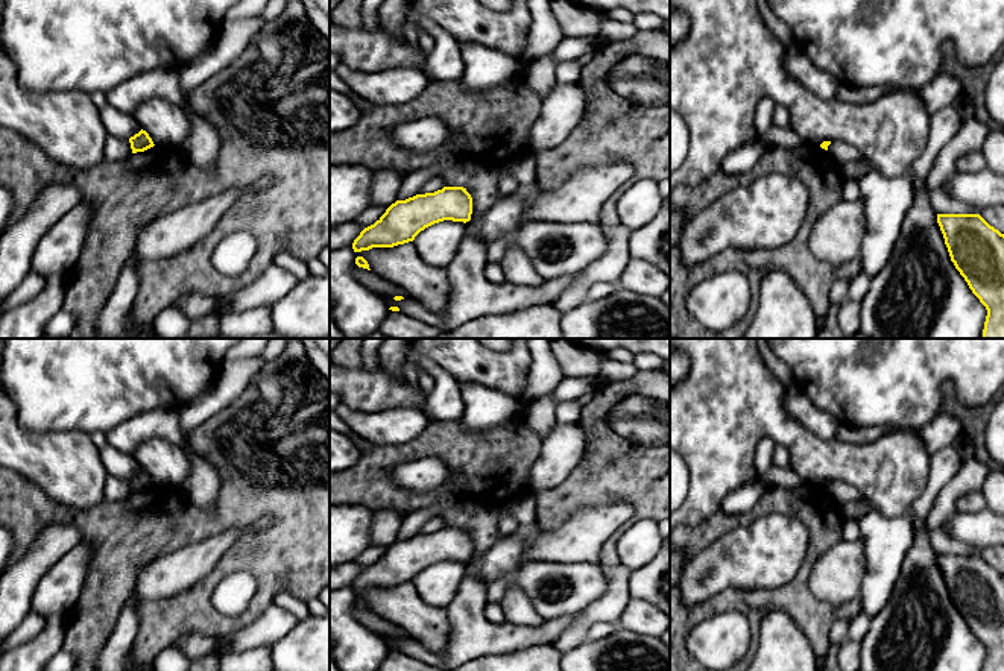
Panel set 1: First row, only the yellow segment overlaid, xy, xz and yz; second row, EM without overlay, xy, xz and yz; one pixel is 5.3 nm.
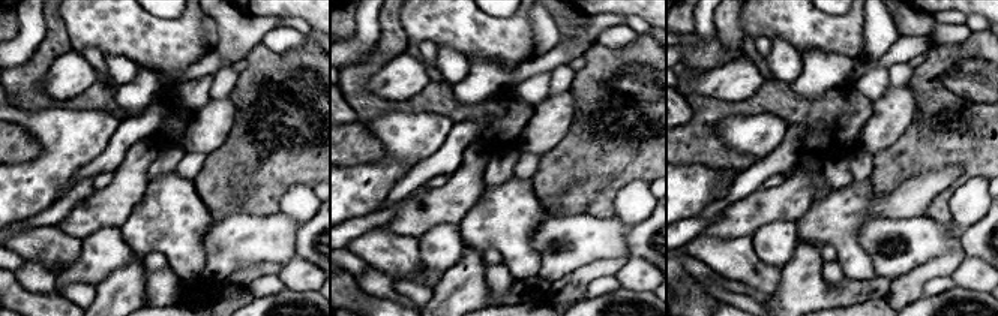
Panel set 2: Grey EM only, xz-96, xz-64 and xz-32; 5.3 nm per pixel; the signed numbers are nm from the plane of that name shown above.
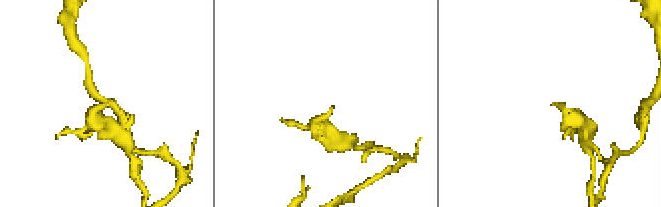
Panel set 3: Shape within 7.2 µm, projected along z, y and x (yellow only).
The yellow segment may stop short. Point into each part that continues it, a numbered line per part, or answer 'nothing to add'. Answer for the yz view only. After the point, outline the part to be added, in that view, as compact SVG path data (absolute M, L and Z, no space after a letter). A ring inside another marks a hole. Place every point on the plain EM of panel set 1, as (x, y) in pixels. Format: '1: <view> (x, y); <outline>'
nothing to add

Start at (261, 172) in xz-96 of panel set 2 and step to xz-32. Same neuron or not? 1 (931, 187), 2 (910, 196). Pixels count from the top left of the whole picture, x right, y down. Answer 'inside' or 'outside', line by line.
1: outside
2: outside

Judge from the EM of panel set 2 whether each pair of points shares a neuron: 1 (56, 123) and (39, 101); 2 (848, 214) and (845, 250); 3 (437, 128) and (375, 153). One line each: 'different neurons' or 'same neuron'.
1: different neurons
2: same neuron
3: different neurons

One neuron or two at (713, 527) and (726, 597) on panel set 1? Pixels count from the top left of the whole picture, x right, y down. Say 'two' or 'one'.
one

